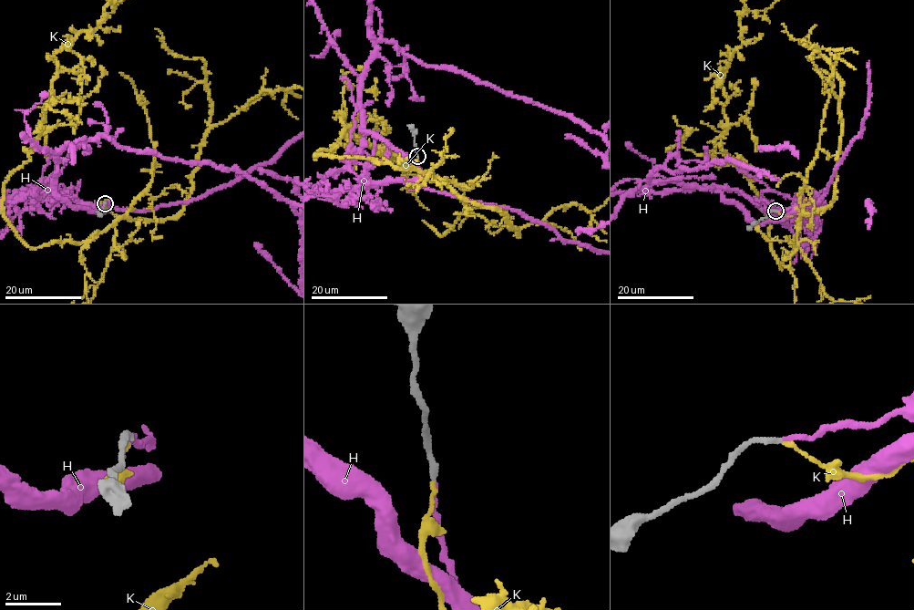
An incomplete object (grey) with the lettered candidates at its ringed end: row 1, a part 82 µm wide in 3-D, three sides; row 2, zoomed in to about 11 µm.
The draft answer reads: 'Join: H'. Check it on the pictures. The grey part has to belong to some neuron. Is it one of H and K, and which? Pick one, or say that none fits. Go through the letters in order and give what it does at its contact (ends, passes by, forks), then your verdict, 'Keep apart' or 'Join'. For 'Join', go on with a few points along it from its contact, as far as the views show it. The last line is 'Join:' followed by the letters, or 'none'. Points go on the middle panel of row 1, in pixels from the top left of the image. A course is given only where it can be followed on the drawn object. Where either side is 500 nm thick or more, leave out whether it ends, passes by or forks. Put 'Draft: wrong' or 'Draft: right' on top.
Draft: right
H: It ends there. Join
K: It ends there. Keep apart
Join: H

